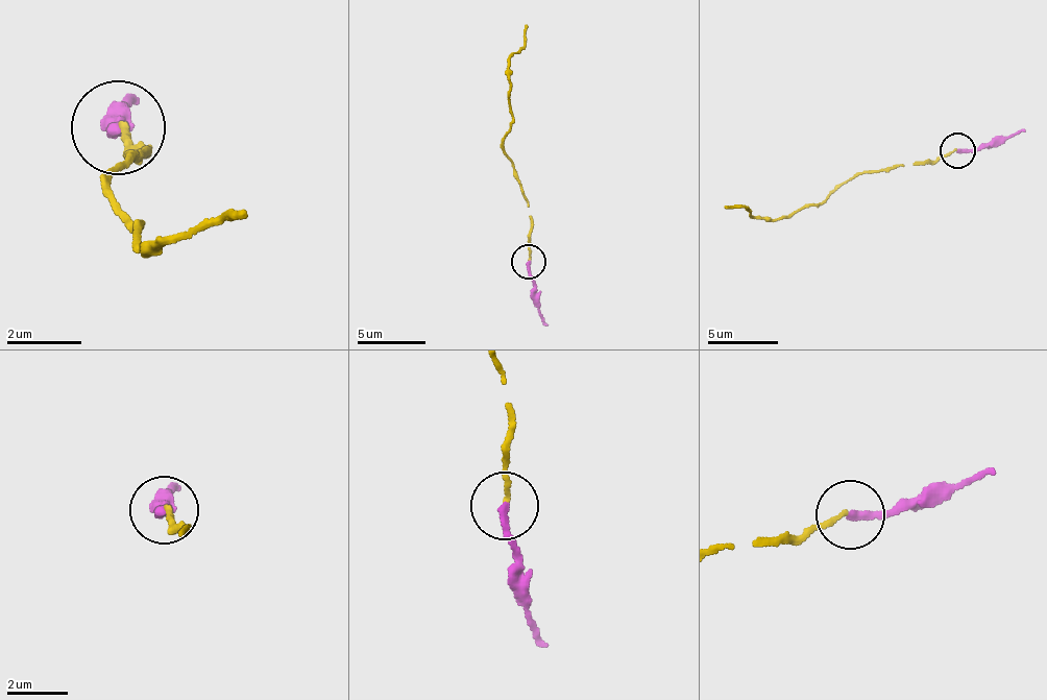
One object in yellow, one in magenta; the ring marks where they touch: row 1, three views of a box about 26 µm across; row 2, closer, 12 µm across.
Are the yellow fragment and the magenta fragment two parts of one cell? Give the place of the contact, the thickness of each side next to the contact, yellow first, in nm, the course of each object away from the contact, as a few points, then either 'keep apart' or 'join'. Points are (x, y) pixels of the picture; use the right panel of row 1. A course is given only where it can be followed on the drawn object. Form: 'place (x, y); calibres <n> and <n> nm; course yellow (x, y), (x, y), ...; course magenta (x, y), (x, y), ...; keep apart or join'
place (957, 150); calibres 160 and 280 nm; course yellow (957, 151), (912, 164), (863, 171), (837, 187), (825, 199), (786, 217), (755, 219), (744, 206), (724, 208); course magenta (957, 151), (996, 145), (1025, 129); join

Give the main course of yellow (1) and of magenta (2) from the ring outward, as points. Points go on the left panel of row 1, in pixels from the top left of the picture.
1: (121, 129), (147, 151), (137, 153), (107, 182), (127, 215), (139, 247), (164, 246), (222, 214), (247, 217)
2: (121, 129), (110, 124), (136, 97)

